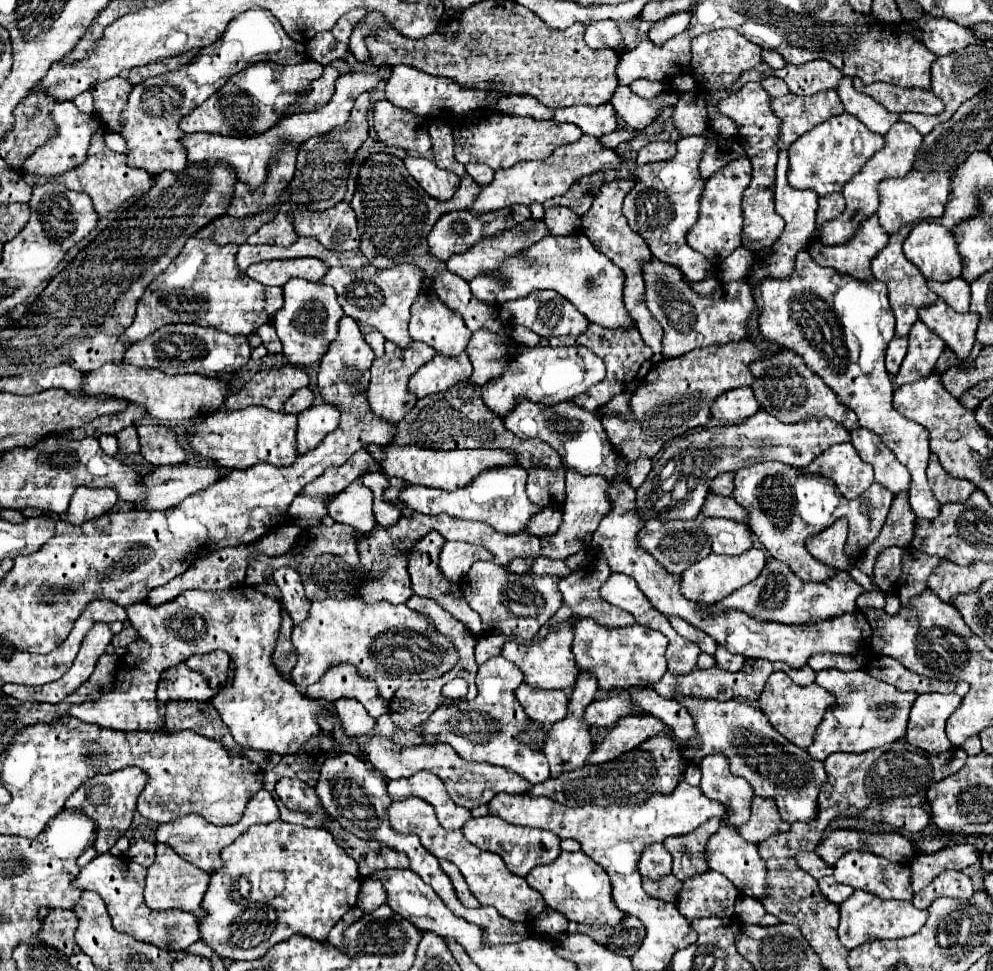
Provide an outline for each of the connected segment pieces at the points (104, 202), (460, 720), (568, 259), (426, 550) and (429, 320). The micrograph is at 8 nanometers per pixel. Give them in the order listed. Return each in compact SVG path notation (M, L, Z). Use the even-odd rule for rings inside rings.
M100 128L100 132L96 132L96 136L92 136L92 144L88 148L86 162L72 168L72 170L68 170L68 172L64 172L64 174L60 174L60 176L56 176L54 180L64 184L70 190L86 192L92 198L98 216L106 216L108 212L116 210L130 196L142 196L154 184L152 174L148 174L148 172L144 172L140 168L130 168L126 164L126 154L116 154L104 144L104 128Z
M494 656L478 668L478 676L476 676L478 696L472 702L458 700L454 704L444 704L432 712L426 724L414 728L414 732L396 730L392 734L392 742L396 742L400 748L410 748L420 744L428 744L428 746L450 744L464 760L488 762L494 766L510 768L532 784L544 782L546 778L550 778L546 756L520 742L520 734L528 726L528 716L524 714L520 702L516 700L514 690L522 682L524 676L516 664L508 662L502 656Z
M582 232L570 236L546 236L544 240L528 248L528 252L524 252L522 256L508 258L502 270L502 280L498 280L498 276L476 276L470 288L478 300L490 306L524 298L534 290L554 290L570 300L590 322L606 328L634 326L622 302L624 272L616 264L612 264L612 260L608 260L602 252L596 252L592 242ZM586 282L592 284L586 286Z
M430 532L426 538L418 540L416 546L412 548L410 556L408 556L408 572L410 572L410 578L412 578L412 588L414 588L414 594L416 596L424 596L424 598L430 598L430 600L436 600L440 604L440 608L444 608L446 612L450 612L456 620L464 622L470 632L474 636L482 636L482 624L480 624L480 618L478 614L462 600L462 594L460 594L460 588L456 584L452 584L450 580L444 580L444 576L440 576L440 566L438 566L438 556L440 556L440 548L444 546L444 538L438 534L438 532Z
M428 276L422 280L422 290L420 290L418 300L424 300L424 304L422 302L412 304L412 318L410 318L412 340L420 340L420 342L432 346L438 354L446 354L446 356L462 354L468 346L468 340L470 340L472 332L466 328L466 324L464 324L464 320L458 312L448 310L448 306L440 302L436 290L432 288L432 280Z

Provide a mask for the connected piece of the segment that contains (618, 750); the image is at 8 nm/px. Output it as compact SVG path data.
M632 714L618 720L618 724L606 734L600 746L588 756L588 764L604 764L608 760L618 758L624 752L640 746L642 740L648 740L658 734L670 734L674 740L674 732L664 726L664 722L650 714Z

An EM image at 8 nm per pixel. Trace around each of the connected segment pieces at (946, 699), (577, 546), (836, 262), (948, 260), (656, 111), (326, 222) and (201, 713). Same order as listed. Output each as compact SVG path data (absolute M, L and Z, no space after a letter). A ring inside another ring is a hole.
M920 694L912 706L908 730L906 730L906 742L930 752L940 754L952 748L944 726L948 716L960 706L962 698L952 694Z
M566 470L566 504L562 508L564 512L564 520L558 528L556 534L552 536L542 536L540 538L540 552L544 558L552 558L552 560L566 560L568 556L580 552L580 550L588 550L590 542L592 542L592 534L598 528L600 520L608 514L610 510L610 500L608 500L608 482L600 476L580 476L578 472Z
M872 214L868 220L864 220L864 224L860 224L856 236L852 236L848 244L828 246L816 240L808 246L808 252L820 266L830 266L838 272L870 282L874 278L870 270L870 260L886 244L888 244L888 234L884 232L884 228L880 228L878 216Z
M920 222L904 240L904 256L918 266L926 280L948 282L962 272L954 236L940 224Z
M618 86L614 96L612 96L612 106L618 112L618 116L632 128L632 130L644 130L648 128L664 108L674 106L678 100L680 92L678 90L670 90L670 92L662 92L660 96L646 100L636 96L628 86Z
M340 202L328 212L308 212L296 208L292 214L298 236L312 236L328 250L356 250L360 236L356 232L356 216L348 202Z
M168 702L164 730L194 730L198 734L222 742L228 750L236 748L236 742L228 726L220 720L220 714L216 714L212 702Z

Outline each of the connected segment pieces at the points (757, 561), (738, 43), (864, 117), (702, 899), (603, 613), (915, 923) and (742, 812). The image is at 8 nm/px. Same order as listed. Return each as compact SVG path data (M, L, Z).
M750 548L748 552L740 554L740 556L718 556L718 554L710 554L708 558L692 564L684 574L682 574L682 582L680 582L680 590L688 600L694 602L704 602L704 604L714 604L720 602L724 596L732 594L734 590L738 590L740 586L746 586L748 582L756 580L756 576L762 572L766 564L766 552L758 550L758 548Z
M716 30L700 34L692 40L692 60L688 66L688 74L704 90L720 90L720 88L728 90L732 88L732 82L736 82L742 76L742 72L752 70L760 64L760 52L762 52L760 46L746 40L736 30Z
M844 76L836 88L844 110L850 112L852 116L856 116L860 122L864 122L864 126L876 134L886 134L892 124L896 124L900 120L900 114L888 112L884 106L876 104L876 100L870 100L866 94L860 94L852 88L852 78Z
M708 870L700 876L692 876L682 882L680 900L676 900L676 908L688 920L696 918L724 918L734 914L736 902L736 886L724 878L720 872Z
M592 560L586 568L576 570L570 576L560 580L560 592L564 596L562 604L568 606L576 614L576 620L580 620L580 618L594 618L598 624L608 626L608 628L634 624L634 616L630 612L620 610L620 608L616 608L616 606L612 606L612 604L608 604L606 600L600 598L600 586L604 584L604 580L608 580L610 574L612 574L612 570L608 568L608 564L604 564L604 560Z
M854 890L854 894L840 904L840 926L838 926L838 938L840 942L852 950L858 948L870 940L880 938L904 938L916 934L928 918L928 910L918 910L910 902L900 900L882 900L870 892Z
M720 754L706 756L700 762L700 770L700 790L704 792L704 796L718 800L730 812L724 818L724 824L730 828L740 828L740 824L746 824L754 798L752 786L744 778L732 776L728 770L728 760L724 760L724 756Z

